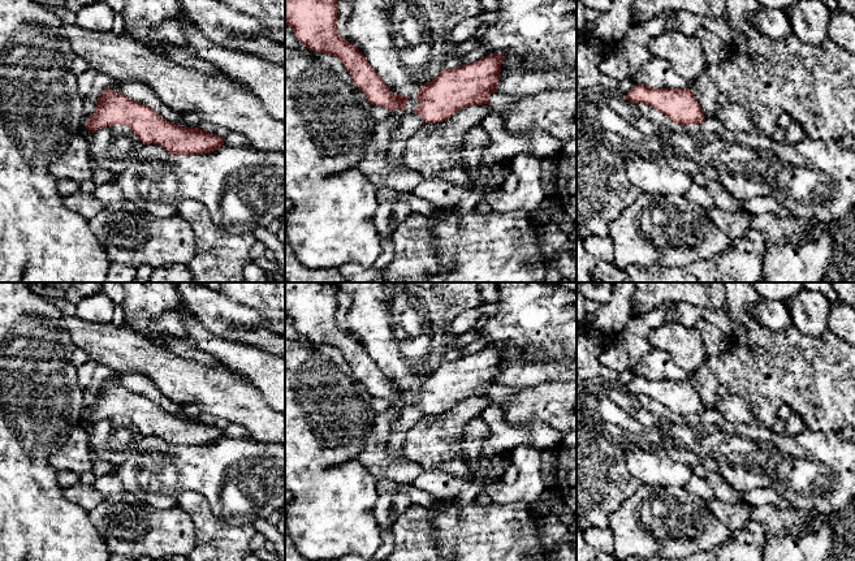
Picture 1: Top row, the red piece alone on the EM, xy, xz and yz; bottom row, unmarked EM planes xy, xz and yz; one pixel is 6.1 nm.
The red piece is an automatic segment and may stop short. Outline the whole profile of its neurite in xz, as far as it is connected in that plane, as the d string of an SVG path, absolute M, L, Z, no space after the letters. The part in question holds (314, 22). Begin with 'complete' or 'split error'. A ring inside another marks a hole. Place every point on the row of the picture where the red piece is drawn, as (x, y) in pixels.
complete; M285 0L285 23L310 51L336 56L367 102L406 111L407 94L394 95L363 53L337 33L337 0Z

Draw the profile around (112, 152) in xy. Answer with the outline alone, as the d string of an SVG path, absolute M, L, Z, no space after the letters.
M126 125L98 129L88 144L92 164L98 169L120 174L138 157L143 143Z

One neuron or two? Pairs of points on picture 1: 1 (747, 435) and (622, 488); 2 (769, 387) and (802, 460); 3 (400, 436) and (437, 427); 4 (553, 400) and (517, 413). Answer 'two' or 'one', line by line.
1: two
2: two
3: two
4: one

